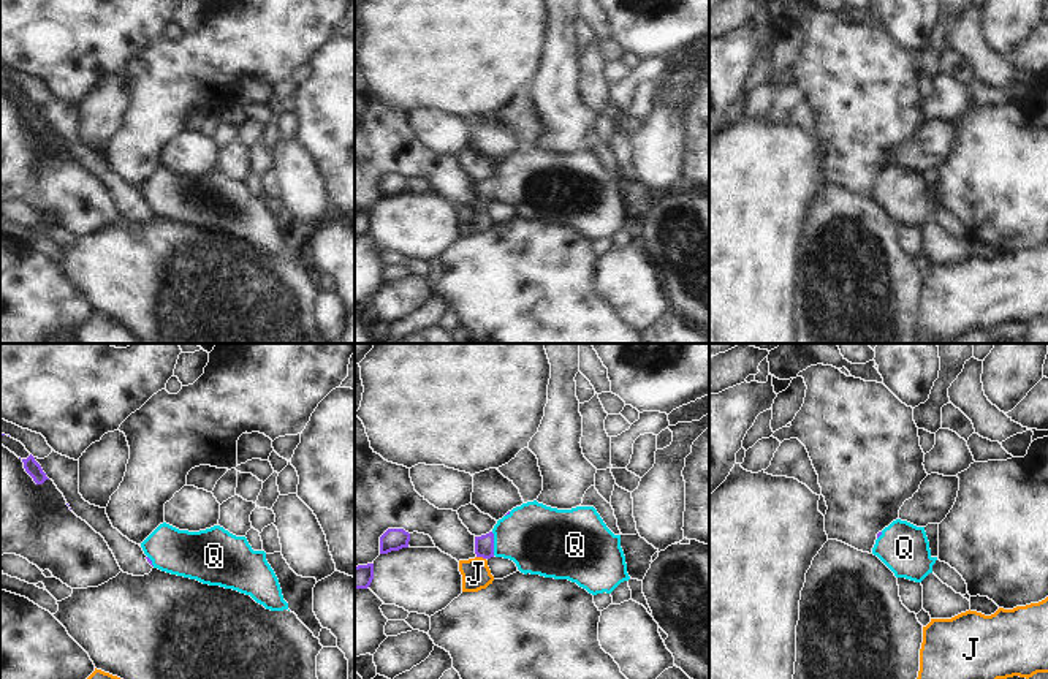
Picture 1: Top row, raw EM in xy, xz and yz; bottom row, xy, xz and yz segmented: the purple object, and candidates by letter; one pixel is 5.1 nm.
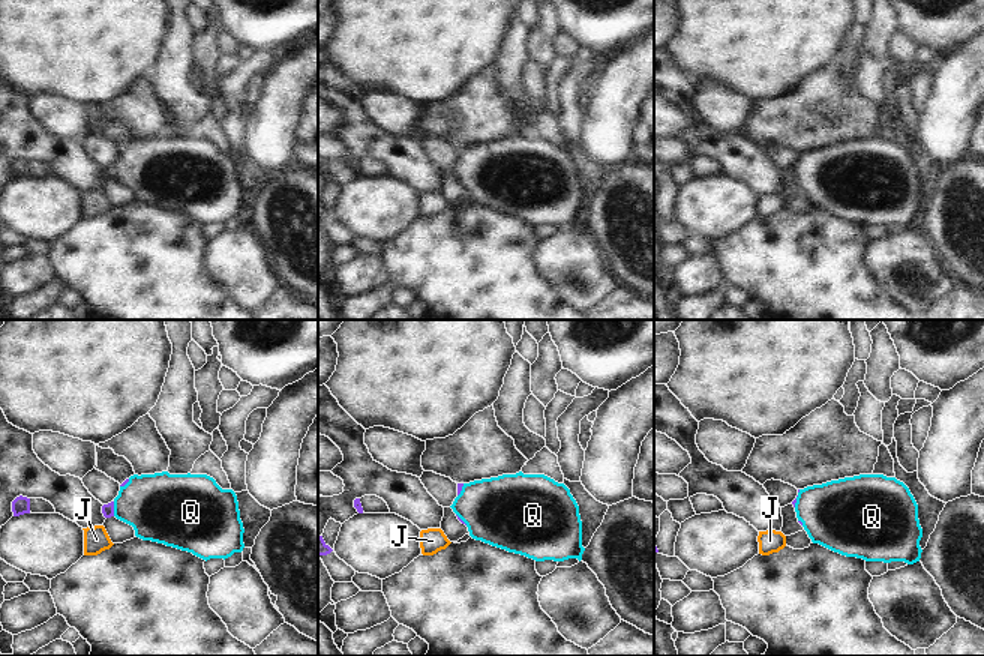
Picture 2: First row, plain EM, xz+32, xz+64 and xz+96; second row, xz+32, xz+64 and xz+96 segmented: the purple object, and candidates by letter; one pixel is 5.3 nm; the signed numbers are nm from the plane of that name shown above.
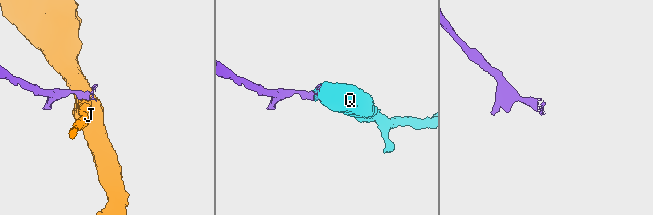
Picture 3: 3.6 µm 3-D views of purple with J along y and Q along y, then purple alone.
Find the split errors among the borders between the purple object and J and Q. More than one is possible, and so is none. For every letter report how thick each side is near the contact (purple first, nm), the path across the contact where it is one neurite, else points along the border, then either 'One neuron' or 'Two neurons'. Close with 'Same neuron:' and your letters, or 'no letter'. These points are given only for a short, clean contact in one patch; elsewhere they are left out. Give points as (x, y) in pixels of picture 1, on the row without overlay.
J: Thickness 100 nm (purple) against 140 nm. Boundary: xz (477, 201), (485, 204). Two neurons
Q: Thickness 100 nm (purple) against 360 nm. Path across: xz (483, 190), (493, 189), (540, 185). One neuron
Same neuron: Q.

